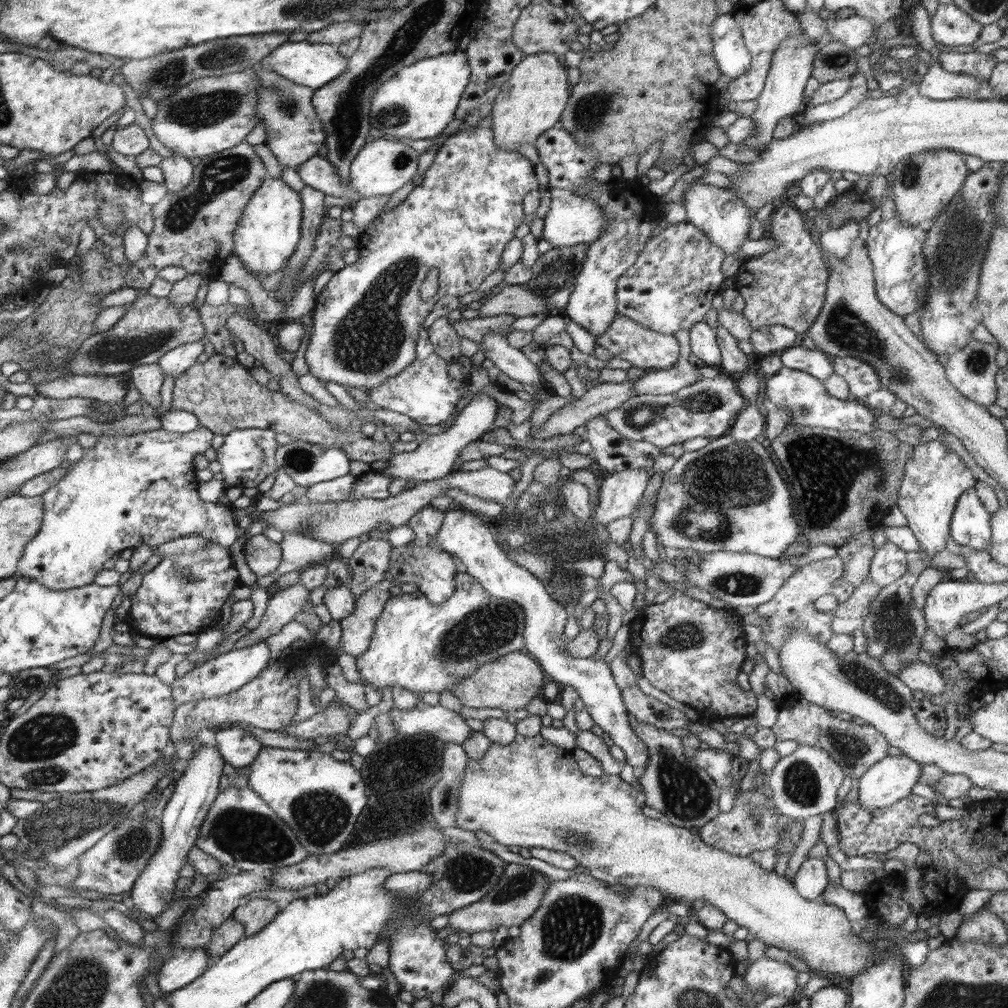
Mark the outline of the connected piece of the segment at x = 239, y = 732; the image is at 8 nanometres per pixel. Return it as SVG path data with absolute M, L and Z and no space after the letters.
M230 725L215 732L218 751L236 770L253 765L262 746L260 740L242 725Z

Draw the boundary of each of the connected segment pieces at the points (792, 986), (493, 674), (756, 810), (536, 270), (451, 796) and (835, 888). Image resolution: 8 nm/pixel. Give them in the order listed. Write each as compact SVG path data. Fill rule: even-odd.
M764 956L750 964L745 972L744 982L754 997L757 996L753 992L763 986L763 997L784 996L790 999L798 990L797 974L798 971L792 969L788 963L781 963Z
M510 652L501 658L482 666L470 677L458 681L452 687L452 693L468 708L500 708L505 713L524 708L534 699L540 699L548 677L540 664L525 652Z
M756 788L750 791L740 790L736 793L734 808L730 812L721 812L716 818L701 826L698 829L699 837L706 844L733 855L749 856L751 852L771 848L775 848L778 855L790 853L796 846L789 841L789 838L780 841L778 834L782 830L787 833L787 824L790 821L798 821L798 819L777 813L778 815L774 815L772 809L768 809L767 798L762 791L758 791Z
M589 243L557 246L540 255L532 266L532 278L526 288L536 296L551 297L558 290L569 289L580 273Z
M448 742L442 751L442 768L438 782L430 789L429 802L432 816L440 828L448 828L455 823L459 786L468 765L468 756L461 744Z
M828 883L821 895L821 902L842 909L851 922L854 934L860 935L868 914L863 893L852 892L840 883Z

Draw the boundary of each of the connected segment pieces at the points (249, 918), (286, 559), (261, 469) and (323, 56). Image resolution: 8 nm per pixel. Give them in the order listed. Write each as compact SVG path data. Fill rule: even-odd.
M260 898L248 902L245 906L238 905L238 908L234 909L233 917L244 925L245 937L250 938L266 928L278 913L276 902Z
M303 530L284 532L283 535L284 539L279 544L283 555L278 568L273 572L274 574L286 574L300 566L327 562L332 556L337 556L338 546L336 544L326 544L321 540L316 540Z
M246 428L232 430L224 437L224 443L217 449L217 460L224 477L225 484L229 487L244 488L257 487L260 482L277 472L278 465L275 459L276 451L281 446L276 440L276 431L260 430L260 428Z
M286 41L273 50L259 64L263 68L271 68L276 74L296 82L302 86L309 86L316 90L321 89L340 77L348 66L348 58L344 58L337 50L337 45L326 43L313 43L310 41L292 42Z

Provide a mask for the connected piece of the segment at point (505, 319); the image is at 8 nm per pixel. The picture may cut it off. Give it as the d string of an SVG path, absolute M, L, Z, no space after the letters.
M499 314L498 316L474 317L455 321L453 327L458 336L469 338L480 345L487 334L503 334L507 336L511 331L511 324L517 316L512 314Z

